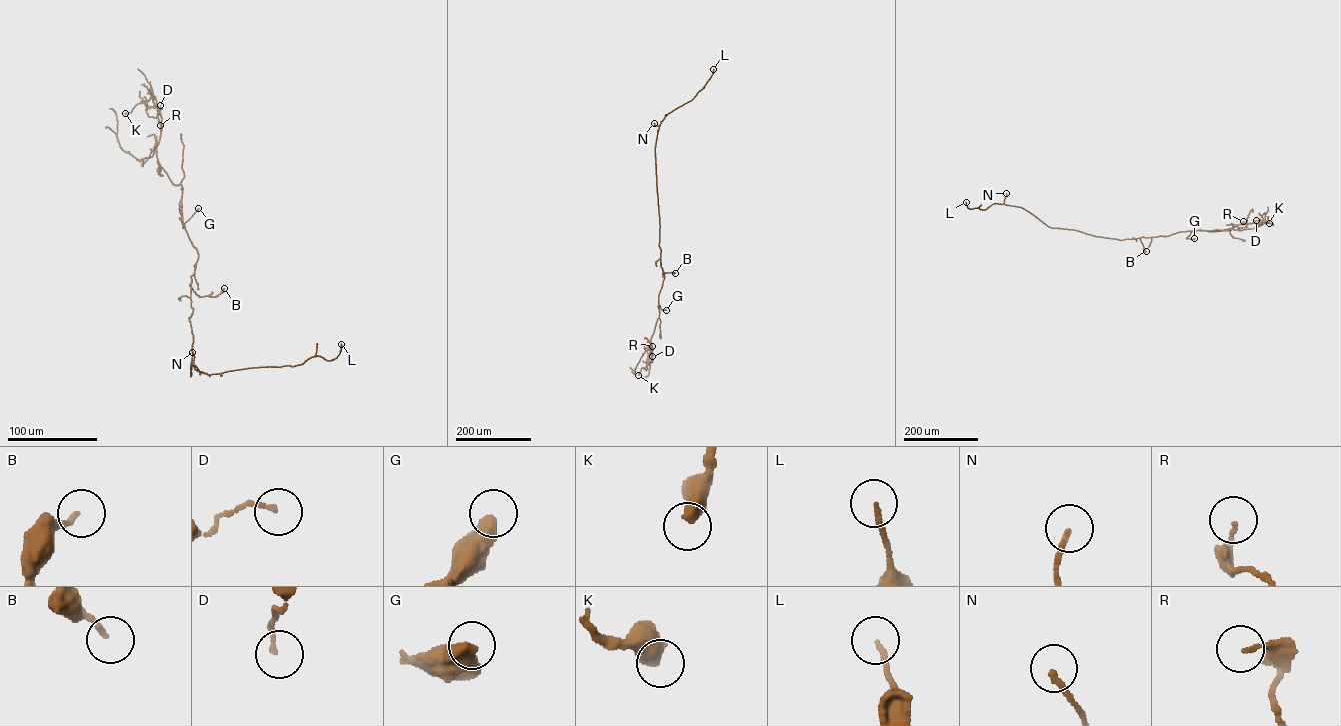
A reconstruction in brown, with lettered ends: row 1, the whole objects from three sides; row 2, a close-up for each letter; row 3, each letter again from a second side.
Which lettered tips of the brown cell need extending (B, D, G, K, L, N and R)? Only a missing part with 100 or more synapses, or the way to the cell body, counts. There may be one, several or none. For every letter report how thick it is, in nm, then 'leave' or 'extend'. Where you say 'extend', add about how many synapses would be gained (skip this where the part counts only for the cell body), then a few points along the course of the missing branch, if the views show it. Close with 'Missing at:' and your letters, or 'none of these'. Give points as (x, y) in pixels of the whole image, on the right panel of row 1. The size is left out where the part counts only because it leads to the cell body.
B: 150 nm | leave
D: 130 nm | leave
G: 550 nm | leave
K: 500 nm | leave
L: 130 nm | leave
N: 170 nm | leave
R: 130 nm | leave
Missing at: none of these

